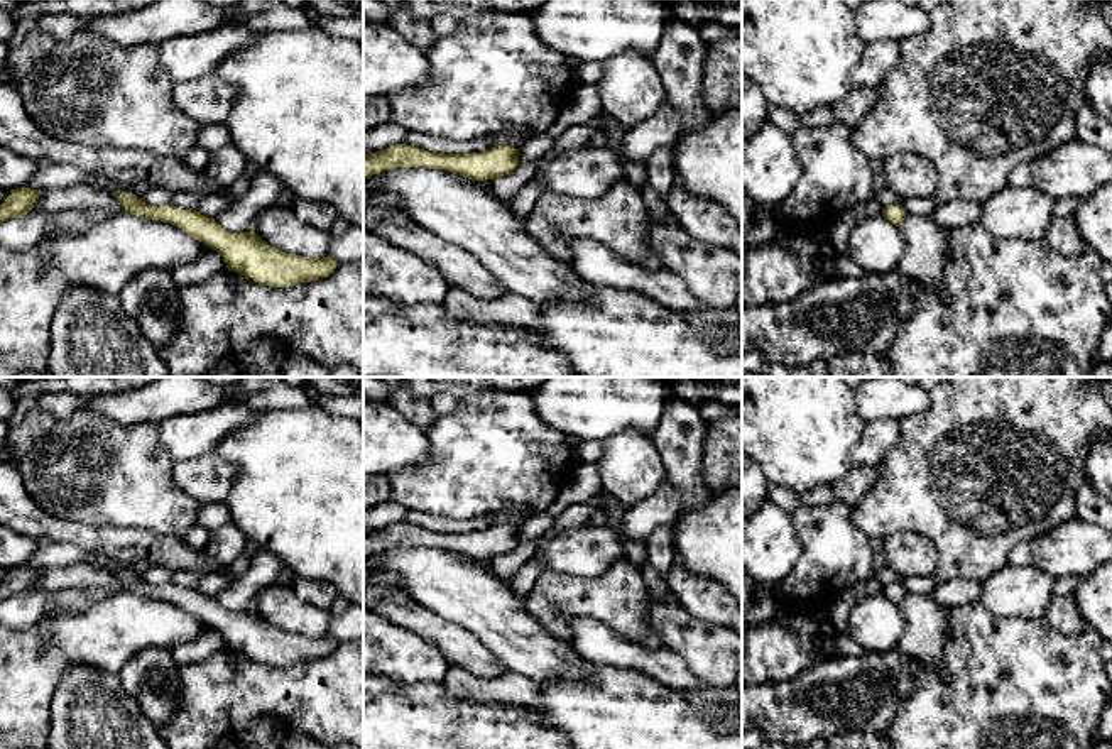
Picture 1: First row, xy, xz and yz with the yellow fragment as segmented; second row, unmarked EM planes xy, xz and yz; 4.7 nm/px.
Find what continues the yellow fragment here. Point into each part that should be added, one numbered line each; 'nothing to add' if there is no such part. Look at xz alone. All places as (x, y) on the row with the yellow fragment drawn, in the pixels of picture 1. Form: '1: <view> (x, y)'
nothing to add

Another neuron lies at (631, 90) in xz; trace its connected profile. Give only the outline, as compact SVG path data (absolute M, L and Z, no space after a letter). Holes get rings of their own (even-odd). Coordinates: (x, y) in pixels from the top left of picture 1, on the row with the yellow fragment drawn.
M625 51L602 64L603 76L597 83L602 110L624 130L652 117L668 101L666 88L649 57Z

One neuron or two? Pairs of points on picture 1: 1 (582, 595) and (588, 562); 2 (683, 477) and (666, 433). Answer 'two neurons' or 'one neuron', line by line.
1: two neurons
2: one neuron

